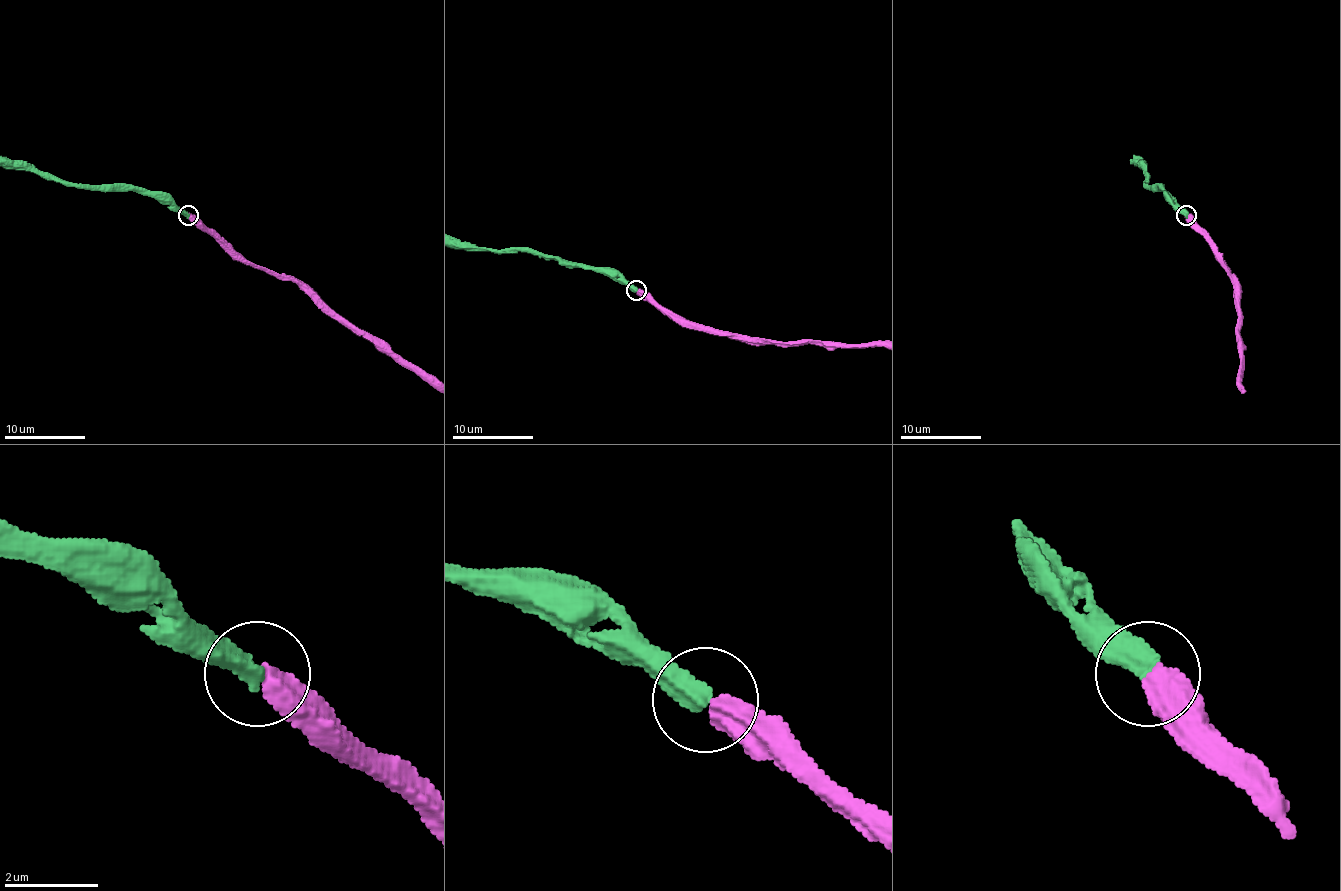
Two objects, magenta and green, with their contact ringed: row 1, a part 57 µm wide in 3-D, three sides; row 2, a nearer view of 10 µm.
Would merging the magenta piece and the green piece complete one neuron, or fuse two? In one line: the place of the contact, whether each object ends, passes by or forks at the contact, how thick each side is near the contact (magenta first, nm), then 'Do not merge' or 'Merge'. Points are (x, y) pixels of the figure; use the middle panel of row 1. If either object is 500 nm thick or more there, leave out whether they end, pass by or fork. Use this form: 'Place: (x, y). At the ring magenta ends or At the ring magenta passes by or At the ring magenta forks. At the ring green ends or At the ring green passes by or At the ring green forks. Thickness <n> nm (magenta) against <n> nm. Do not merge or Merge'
Place: (636, 290). Thickness 500 nm (magenta) against 440 nm. Merge

